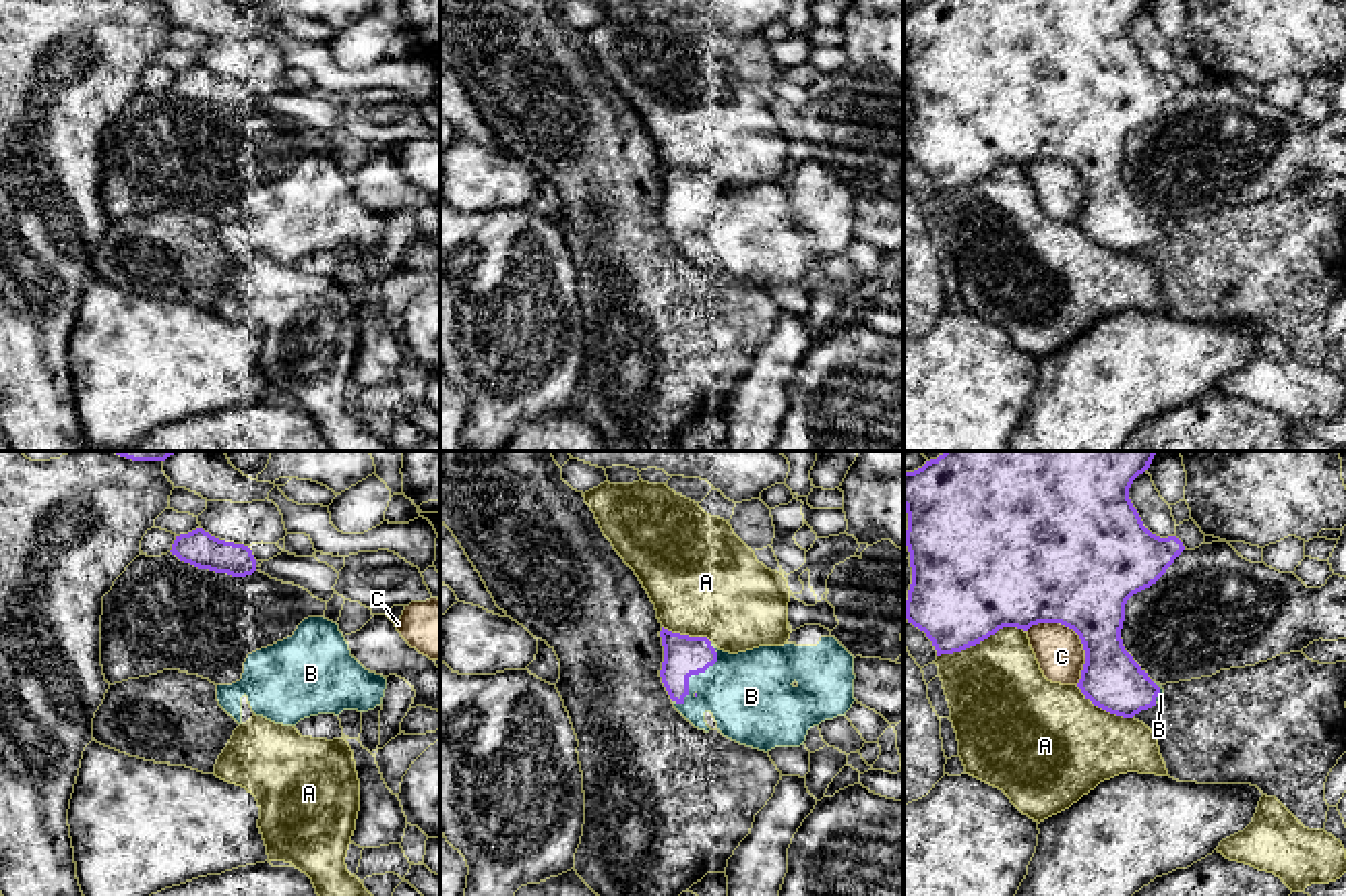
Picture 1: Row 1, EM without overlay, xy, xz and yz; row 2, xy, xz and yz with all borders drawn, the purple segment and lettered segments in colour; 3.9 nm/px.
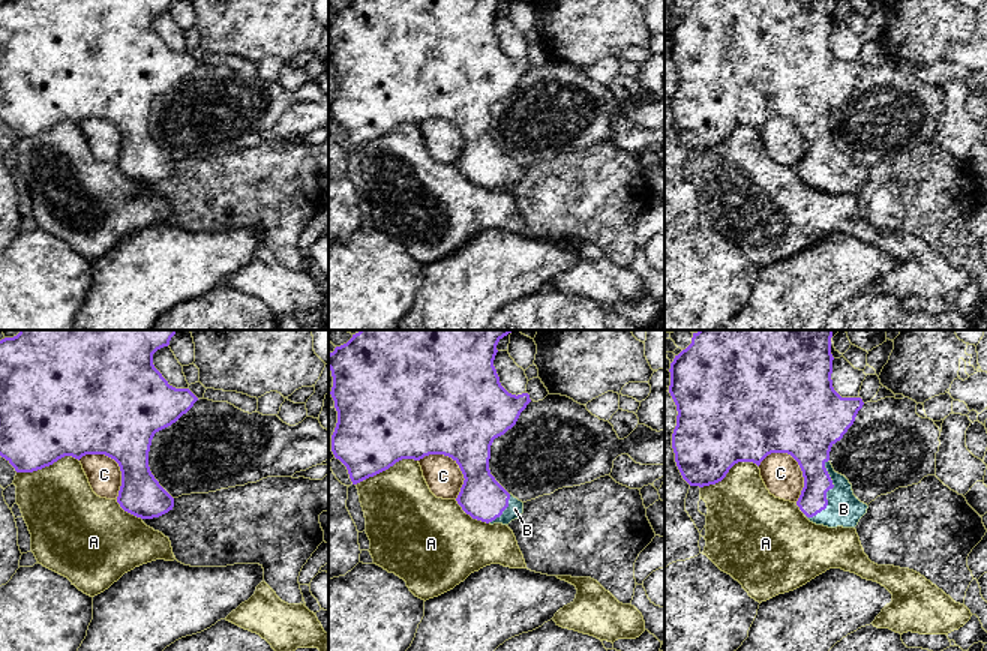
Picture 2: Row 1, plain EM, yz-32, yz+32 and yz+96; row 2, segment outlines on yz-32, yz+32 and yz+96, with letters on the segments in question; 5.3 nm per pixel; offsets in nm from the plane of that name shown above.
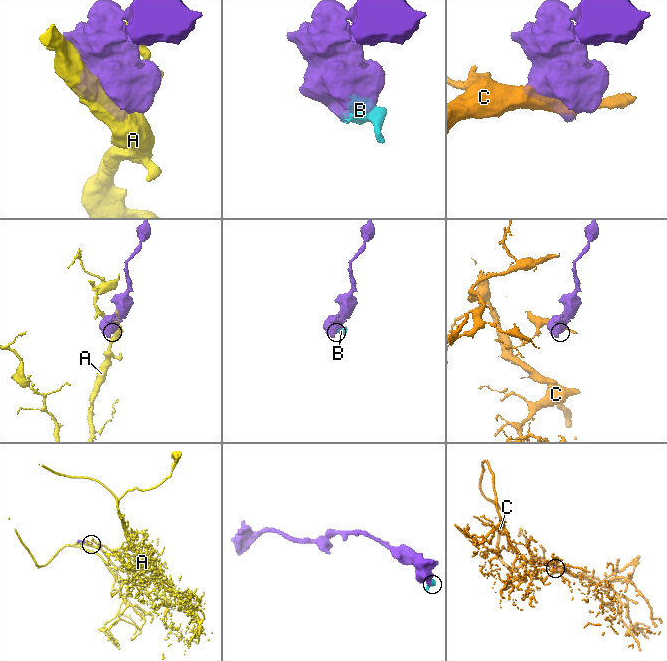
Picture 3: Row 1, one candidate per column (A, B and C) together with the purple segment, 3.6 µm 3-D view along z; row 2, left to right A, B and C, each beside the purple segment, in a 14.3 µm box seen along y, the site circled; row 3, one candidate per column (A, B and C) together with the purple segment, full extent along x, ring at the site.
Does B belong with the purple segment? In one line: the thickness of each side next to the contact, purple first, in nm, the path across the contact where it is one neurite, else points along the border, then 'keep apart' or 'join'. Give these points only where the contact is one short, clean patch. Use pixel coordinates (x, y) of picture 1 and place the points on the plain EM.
160 nm thick on the purple side, 340 nm on the other; join

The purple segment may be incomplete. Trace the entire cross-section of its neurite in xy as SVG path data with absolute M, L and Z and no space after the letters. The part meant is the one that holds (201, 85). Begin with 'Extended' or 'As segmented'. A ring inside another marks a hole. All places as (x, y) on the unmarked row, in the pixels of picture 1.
As segmented. M203 64L176 72L170 89L198 106L232 114L246 114L256 108L256 95L248 83L219 77Z

